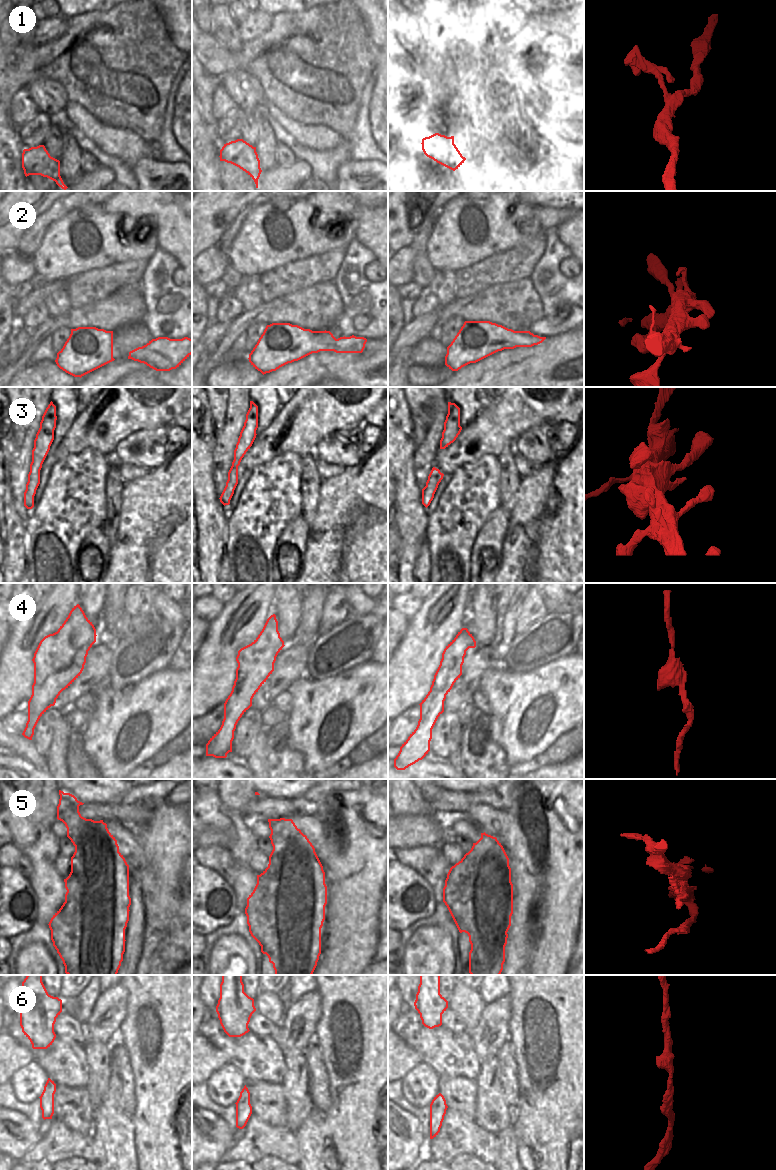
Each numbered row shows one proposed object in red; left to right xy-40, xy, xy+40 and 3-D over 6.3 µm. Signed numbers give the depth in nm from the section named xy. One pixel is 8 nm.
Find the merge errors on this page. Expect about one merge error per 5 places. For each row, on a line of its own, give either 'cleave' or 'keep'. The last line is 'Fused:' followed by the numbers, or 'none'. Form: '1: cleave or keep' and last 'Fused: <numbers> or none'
1: keep
2: keep
3: keep
4: keep
5: cleave
6: keep
Fused: 5

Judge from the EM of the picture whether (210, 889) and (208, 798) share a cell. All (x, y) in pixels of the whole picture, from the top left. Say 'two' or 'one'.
two

